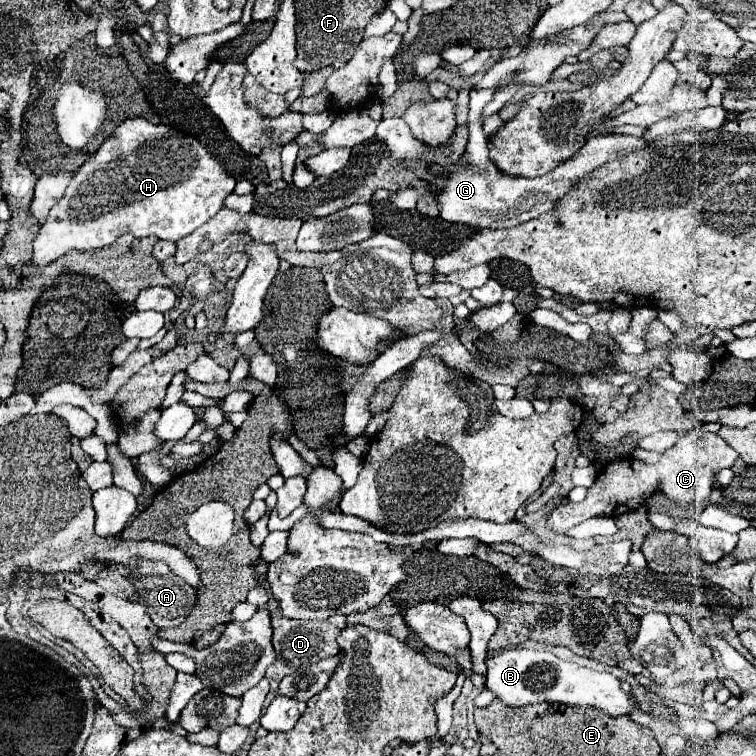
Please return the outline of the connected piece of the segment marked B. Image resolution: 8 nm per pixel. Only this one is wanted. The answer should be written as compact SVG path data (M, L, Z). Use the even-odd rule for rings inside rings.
M505 649L487 659L489 675L487 689L499 699L505 701L507 707L523 707L529 703L561 703L567 707L581 709L599 709L611 717L631 715L641 709L641 705L621 689L621 683L615 675L581 667L577 663L559 659L551 651L535 651L535 649Z

